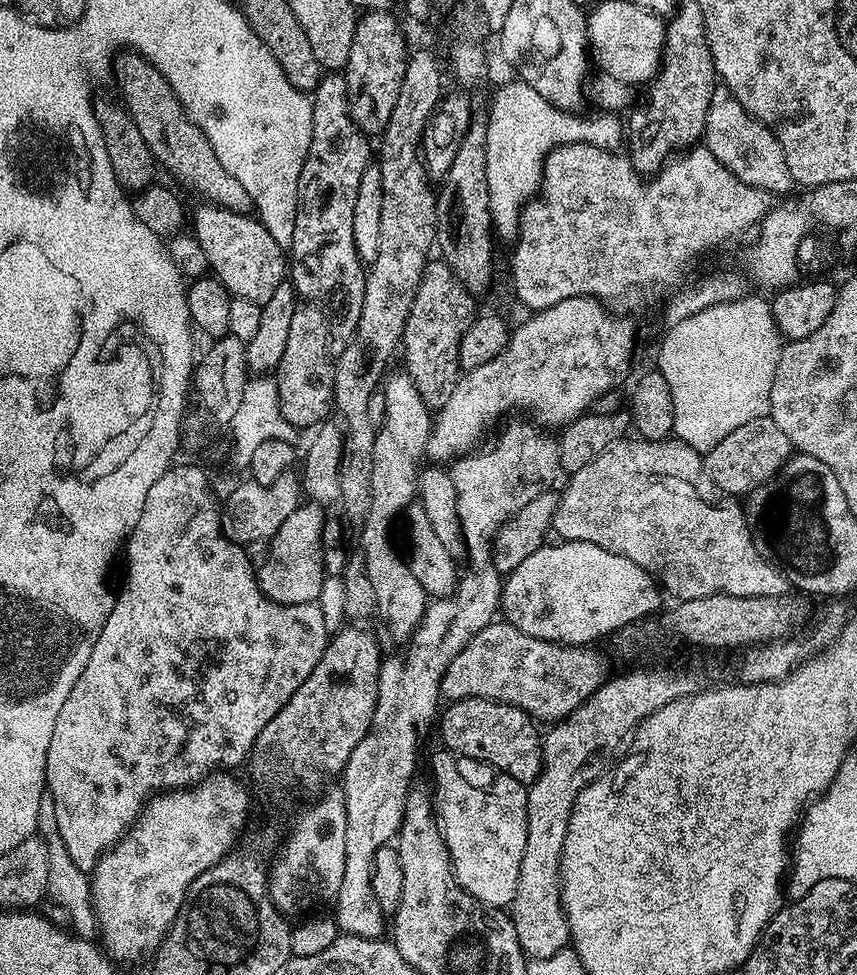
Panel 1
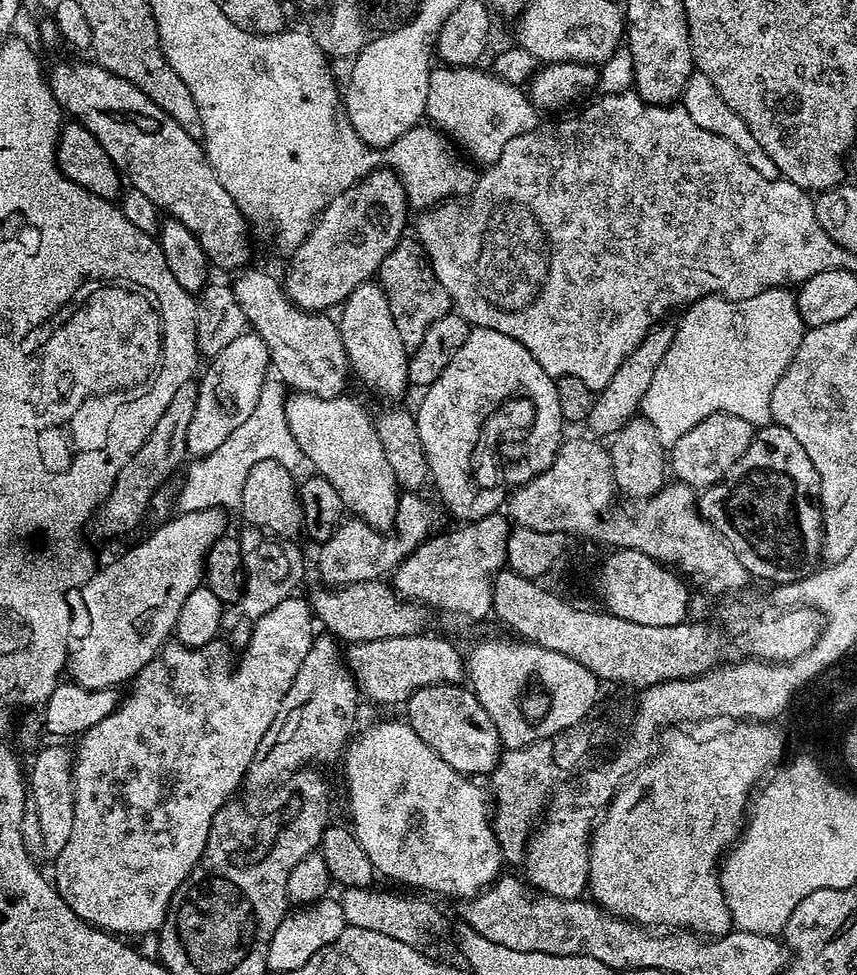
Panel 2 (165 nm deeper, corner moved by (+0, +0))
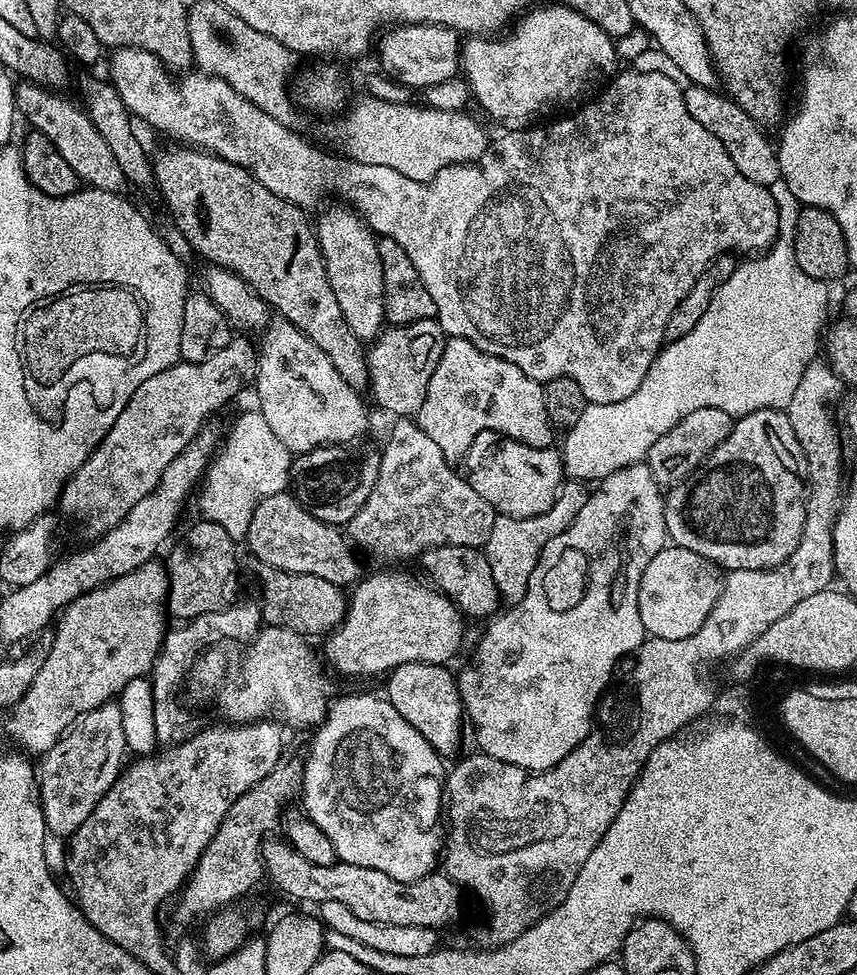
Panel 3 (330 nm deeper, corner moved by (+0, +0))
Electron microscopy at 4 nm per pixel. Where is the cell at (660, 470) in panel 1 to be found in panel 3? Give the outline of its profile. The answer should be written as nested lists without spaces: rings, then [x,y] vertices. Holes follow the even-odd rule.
[[[518,438],[504,440],[481,468],[473,470],[470,482],[497,514],[514,518],[537,516],[554,503],[562,483],[562,456],[554,449],[552,446],[535,448]]]

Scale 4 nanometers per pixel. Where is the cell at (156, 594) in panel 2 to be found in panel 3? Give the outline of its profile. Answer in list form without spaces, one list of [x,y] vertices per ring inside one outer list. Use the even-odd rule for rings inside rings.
[[[149,562],[116,580],[101,583],[93,592],[71,600],[55,621],[56,633],[42,662],[42,670],[34,674],[34,682],[22,694],[15,708],[7,713],[4,728],[17,749],[25,753],[43,754],[67,732],[68,727],[82,714],[107,703],[131,679],[147,677],[165,640],[168,578],[163,563]]]

